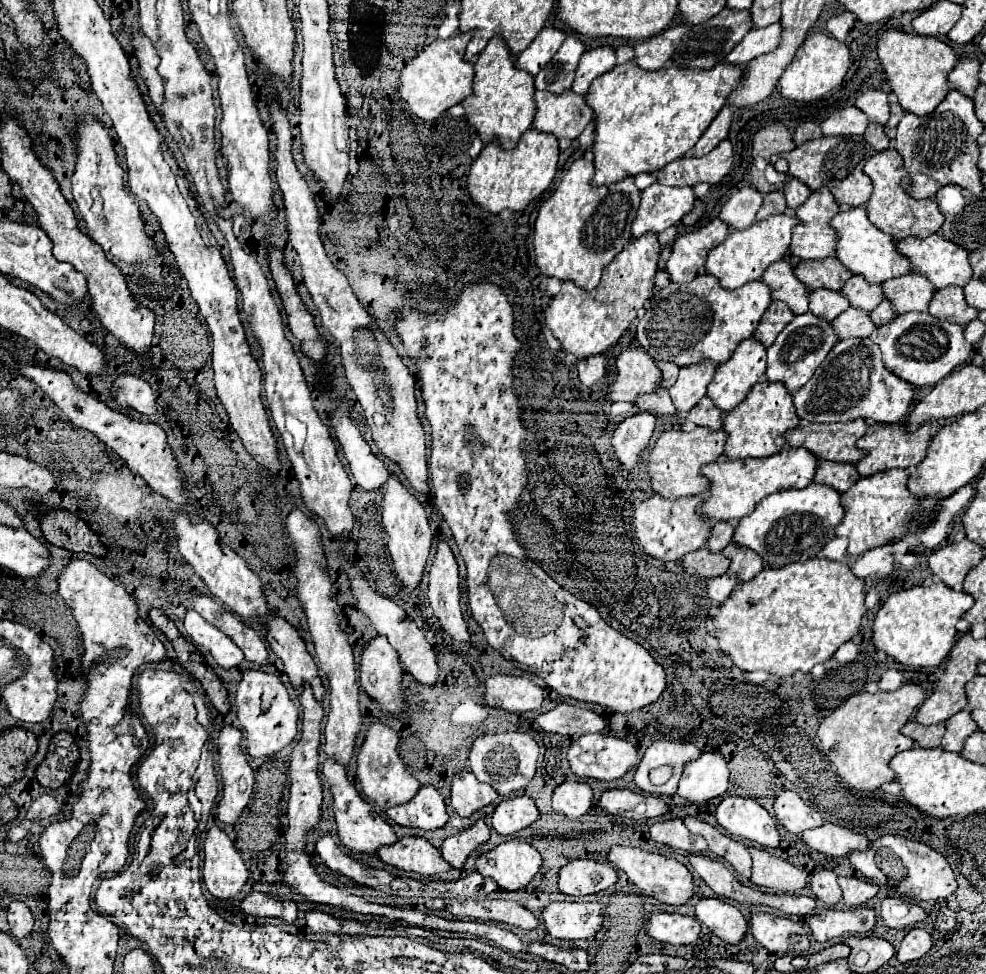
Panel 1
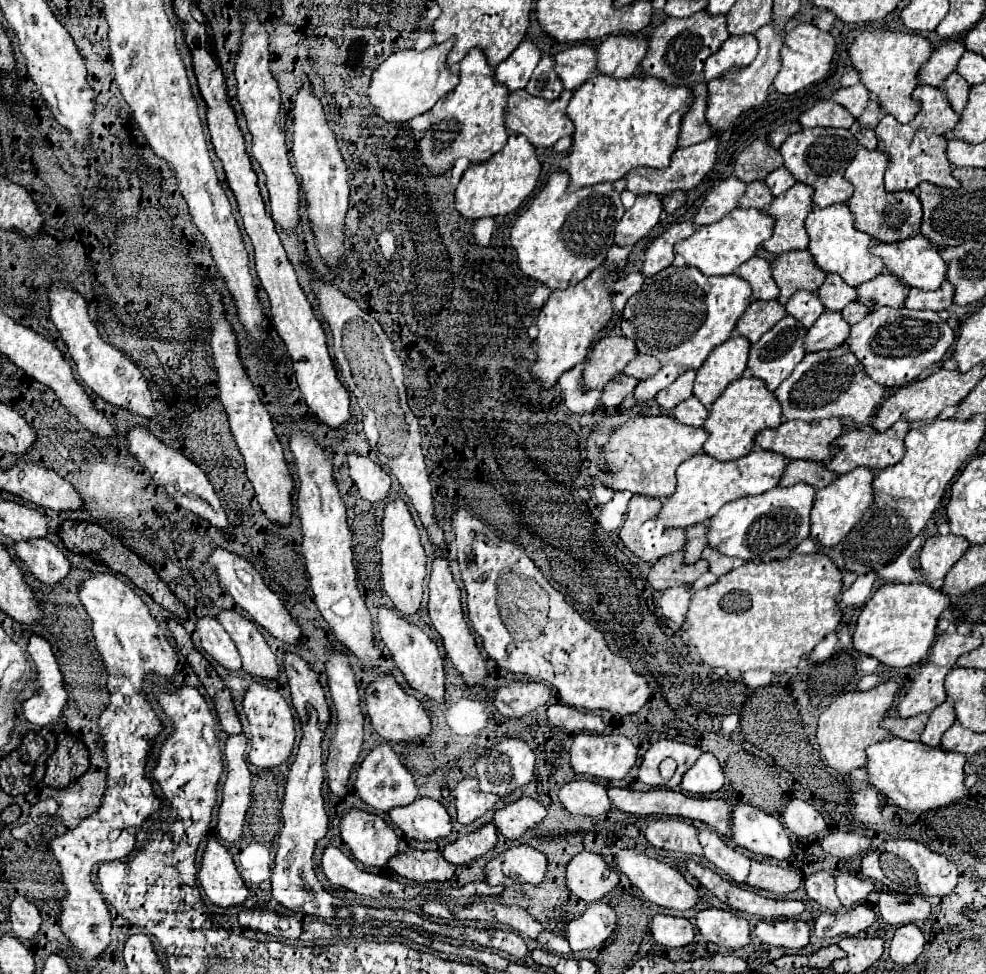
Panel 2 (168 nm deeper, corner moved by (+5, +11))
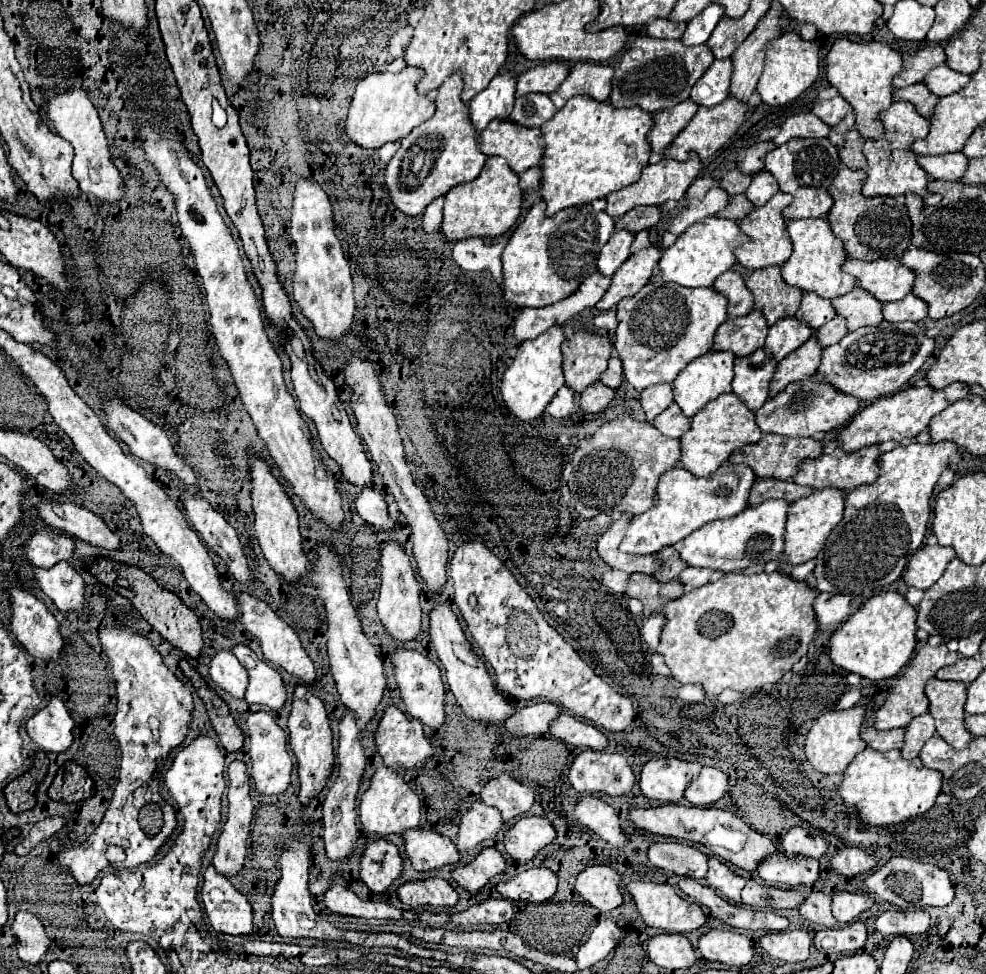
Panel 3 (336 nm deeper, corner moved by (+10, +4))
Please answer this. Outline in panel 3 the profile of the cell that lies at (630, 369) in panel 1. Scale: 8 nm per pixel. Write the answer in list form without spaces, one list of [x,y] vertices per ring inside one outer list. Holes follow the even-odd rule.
[[[574,331],[568,335],[568,341],[562,343],[562,351],[566,385],[576,393],[582,393],[588,385],[596,383],[612,357],[608,337],[584,331]]]

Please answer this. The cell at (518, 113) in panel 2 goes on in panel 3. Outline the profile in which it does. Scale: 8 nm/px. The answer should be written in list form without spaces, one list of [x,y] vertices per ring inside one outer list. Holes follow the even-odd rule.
[[[492,121],[492,125],[480,133],[480,151],[504,157],[516,173],[522,173],[528,167],[540,165],[540,129],[524,129],[512,121]]]

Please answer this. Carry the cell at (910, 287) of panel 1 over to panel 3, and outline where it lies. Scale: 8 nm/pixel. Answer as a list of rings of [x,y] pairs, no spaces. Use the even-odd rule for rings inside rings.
[[[858,287],[842,297],[832,299],[832,305],[838,315],[846,317],[848,331],[854,331],[864,325],[878,325],[884,319],[882,317],[882,303]]]

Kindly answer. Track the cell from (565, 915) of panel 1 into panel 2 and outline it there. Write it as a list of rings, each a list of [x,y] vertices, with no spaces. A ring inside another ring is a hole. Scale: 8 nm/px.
[[[603,901],[591,902],[585,914],[581,918],[575,918],[575,922],[569,922],[565,926],[567,940],[571,944],[573,952],[593,950],[601,946],[601,930],[605,930],[605,942],[611,938],[615,930],[617,918],[615,912]]]

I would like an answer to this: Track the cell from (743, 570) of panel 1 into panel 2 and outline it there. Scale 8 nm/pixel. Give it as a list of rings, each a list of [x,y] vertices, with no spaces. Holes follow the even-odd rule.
[[[709,546],[703,550],[701,558],[707,560],[709,572],[713,572],[715,576],[723,576],[729,570],[733,570],[733,558],[721,558],[721,554],[713,554],[713,550],[709,550]]]

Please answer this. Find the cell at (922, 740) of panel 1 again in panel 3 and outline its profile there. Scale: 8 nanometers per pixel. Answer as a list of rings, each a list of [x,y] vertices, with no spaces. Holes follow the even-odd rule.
[[[868,727],[862,731],[862,739],[868,743],[868,747],[878,751],[892,751],[900,749],[904,743],[904,729],[892,729],[892,731],[880,731],[876,727]]]

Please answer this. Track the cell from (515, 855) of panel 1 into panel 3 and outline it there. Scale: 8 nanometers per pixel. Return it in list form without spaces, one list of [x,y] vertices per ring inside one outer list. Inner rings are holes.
[[[530,867],[524,871],[518,871],[512,879],[500,881],[496,885],[496,891],[504,899],[512,901],[548,901],[556,893],[558,877],[546,869],[546,867]]]

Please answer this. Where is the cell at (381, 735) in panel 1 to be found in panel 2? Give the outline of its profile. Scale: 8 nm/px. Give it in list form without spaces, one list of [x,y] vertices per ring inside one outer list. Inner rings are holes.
[[[389,744],[375,746],[369,752],[369,756],[363,760],[357,772],[355,790],[365,804],[369,804],[373,810],[383,812],[383,814],[387,814],[391,808],[397,808],[397,806],[409,806],[411,802],[419,798],[411,772],[403,766],[403,762],[399,760],[399,756],[395,754],[395,750]]]

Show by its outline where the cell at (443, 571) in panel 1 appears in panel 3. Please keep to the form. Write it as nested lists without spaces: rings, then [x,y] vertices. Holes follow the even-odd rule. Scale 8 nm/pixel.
[[[436,601],[430,611],[430,641],[436,649],[438,659],[442,661],[442,665],[446,669],[446,681],[450,685],[450,691],[456,697],[456,703],[462,707],[462,711],[470,719],[478,719],[478,721],[486,721],[486,723],[494,723],[494,721],[504,723],[504,719],[514,713],[514,707],[494,687],[490,675],[488,675],[486,663],[472,651],[472,645],[466,639],[466,635],[462,633],[458,617],[452,611],[448,601]]]

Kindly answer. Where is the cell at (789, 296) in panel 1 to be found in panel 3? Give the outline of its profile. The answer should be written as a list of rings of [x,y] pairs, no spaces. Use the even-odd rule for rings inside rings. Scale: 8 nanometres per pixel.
[[[726,271],[716,279],[716,283],[712,287],[728,297],[728,315],[730,317],[740,317],[754,309],[752,293],[748,293],[742,273]]]

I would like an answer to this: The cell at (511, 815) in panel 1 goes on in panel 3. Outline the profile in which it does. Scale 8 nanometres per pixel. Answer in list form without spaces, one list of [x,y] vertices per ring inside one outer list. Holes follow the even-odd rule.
[[[526,815],[520,817],[504,835],[504,849],[516,863],[530,861],[544,845],[552,843],[556,837],[554,827],[548,819]]]

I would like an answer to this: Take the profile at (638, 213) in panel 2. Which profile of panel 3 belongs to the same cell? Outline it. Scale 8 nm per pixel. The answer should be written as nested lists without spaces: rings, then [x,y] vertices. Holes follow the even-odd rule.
[[[628,229],[616,231],[610,241],[602,247],[598,257],[598,271],[604,275],[612,275],[630,255],[630,245],[634,241],[634,233]]]

